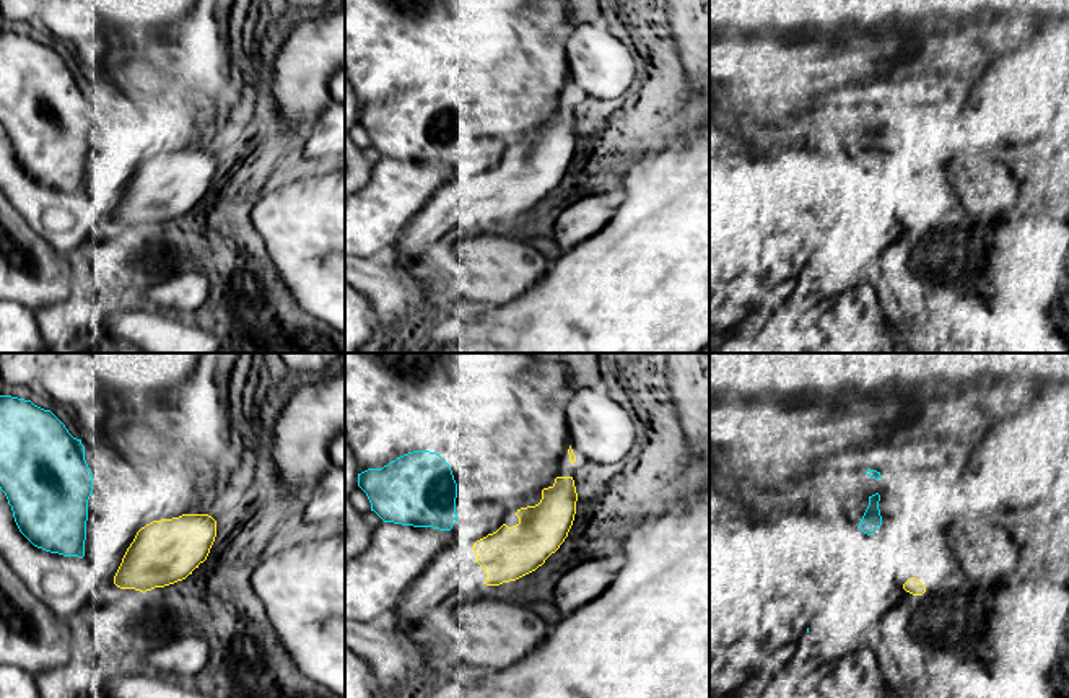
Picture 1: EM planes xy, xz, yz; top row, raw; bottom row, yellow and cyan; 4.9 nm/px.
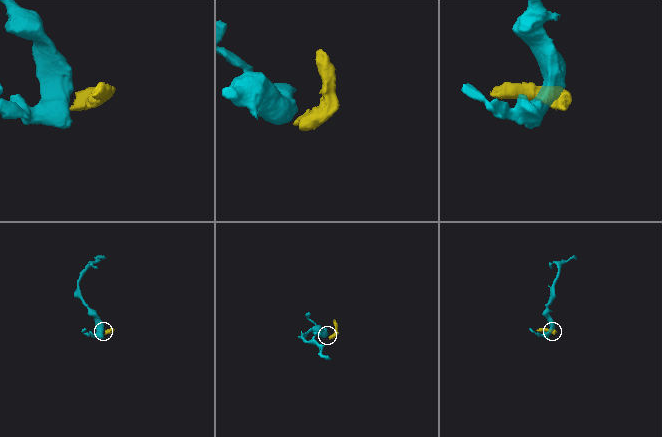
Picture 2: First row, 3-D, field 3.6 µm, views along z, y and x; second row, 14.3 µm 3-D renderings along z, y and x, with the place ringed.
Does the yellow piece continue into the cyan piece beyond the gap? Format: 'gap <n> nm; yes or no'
gap 140 nm; no

